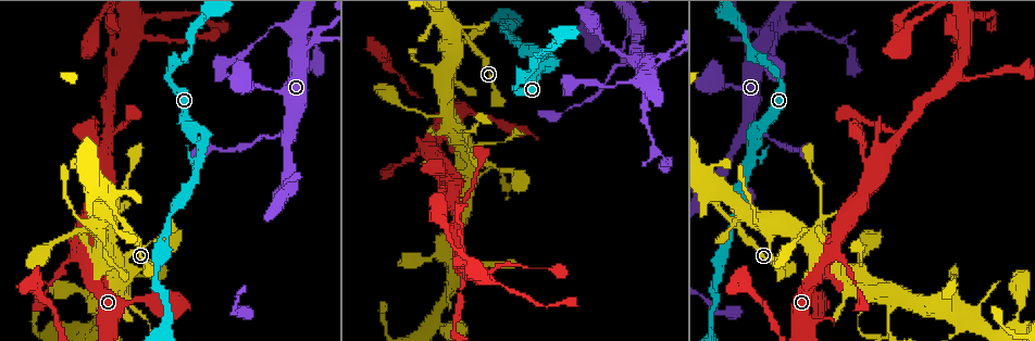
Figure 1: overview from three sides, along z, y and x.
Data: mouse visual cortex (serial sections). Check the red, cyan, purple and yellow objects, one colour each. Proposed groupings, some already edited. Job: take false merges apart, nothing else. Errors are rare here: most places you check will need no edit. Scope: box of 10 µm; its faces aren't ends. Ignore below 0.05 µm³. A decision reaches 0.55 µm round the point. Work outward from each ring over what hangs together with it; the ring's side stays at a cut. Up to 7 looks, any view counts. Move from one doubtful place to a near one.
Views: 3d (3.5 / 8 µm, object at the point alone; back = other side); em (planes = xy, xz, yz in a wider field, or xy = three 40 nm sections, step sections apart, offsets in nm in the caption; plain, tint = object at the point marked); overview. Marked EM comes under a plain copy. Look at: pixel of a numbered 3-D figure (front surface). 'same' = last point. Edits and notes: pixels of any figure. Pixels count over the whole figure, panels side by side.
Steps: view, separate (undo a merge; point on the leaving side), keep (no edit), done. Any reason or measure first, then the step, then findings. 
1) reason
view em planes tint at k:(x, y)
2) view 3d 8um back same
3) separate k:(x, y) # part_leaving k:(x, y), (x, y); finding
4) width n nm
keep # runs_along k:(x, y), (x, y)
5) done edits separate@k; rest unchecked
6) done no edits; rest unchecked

a narrow waist
view 3d 3.5um at 1:(756, 151)

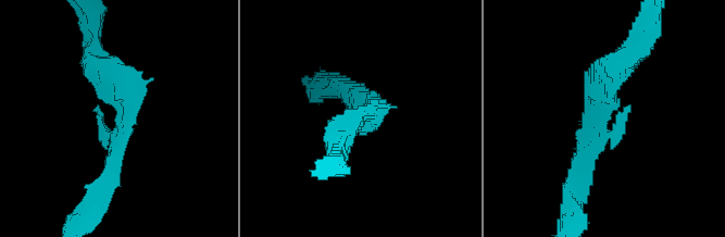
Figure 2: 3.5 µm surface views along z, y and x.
arm_widths 200, 300 nm; need the tissue
view em planes tint at 2:(607, 118)

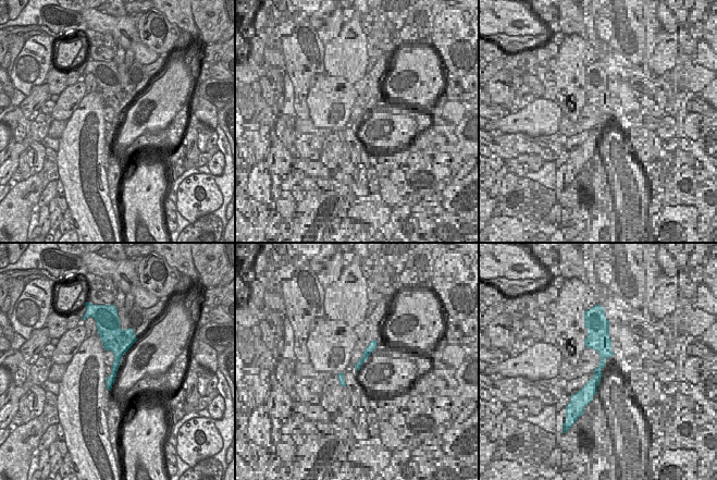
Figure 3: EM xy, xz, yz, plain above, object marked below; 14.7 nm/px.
keep # runs_along 2:(627, 58), (575, 178); continuous, no second cell

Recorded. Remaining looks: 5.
arms part here
view 3d 3.5um at 1:(289, 131)

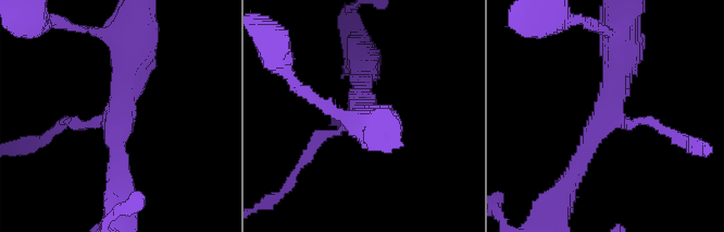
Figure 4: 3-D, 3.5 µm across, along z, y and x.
arms 3; arm_widths 150, 250, 450 nm; shape alone is not enough
view em xy step 2 tint at 4:(118, 109)

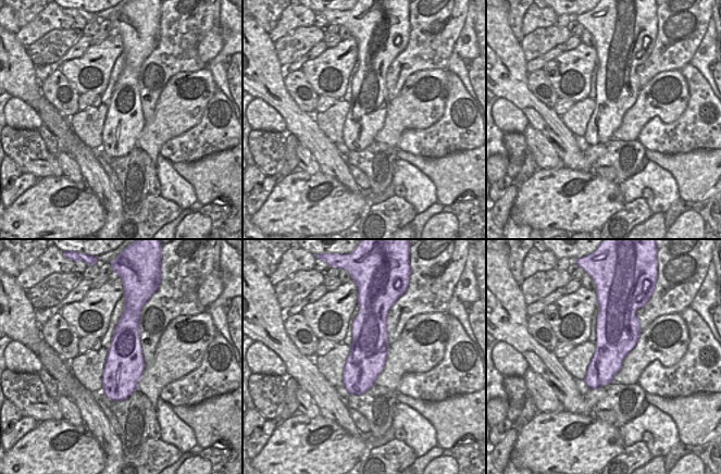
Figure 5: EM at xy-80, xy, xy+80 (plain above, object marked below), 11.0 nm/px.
view em xy step 1 tint same

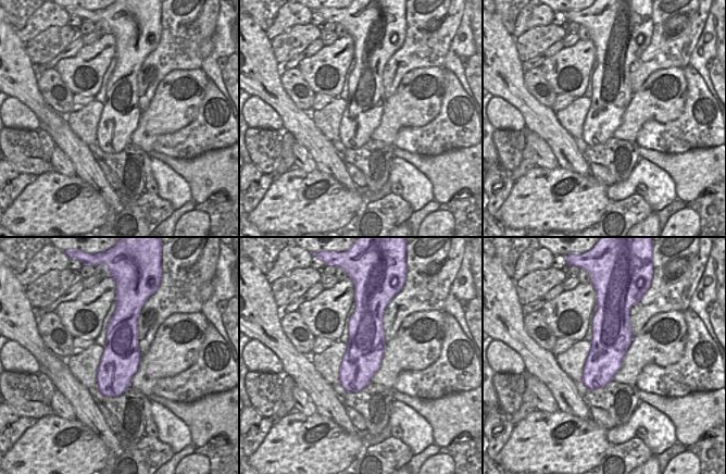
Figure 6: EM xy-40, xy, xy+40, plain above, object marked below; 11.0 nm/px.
width 420 nm
keep # runs_along 4:(620, 24), (611, 108), (575, 171); all the same cell

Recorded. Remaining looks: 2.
sudden change in width
view 3d 3.5um at 1:(317, 39)

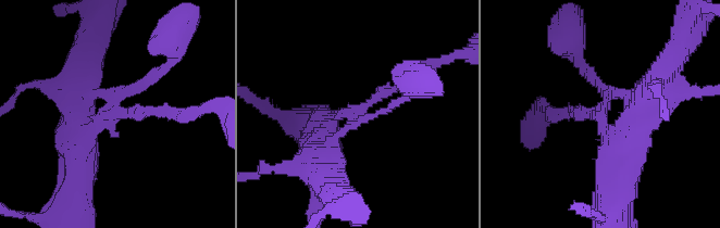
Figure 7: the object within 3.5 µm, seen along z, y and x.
arms 3; arm_widths 150, 150, 450 nm
view em xy step 2 tint at 7:(109, 113)

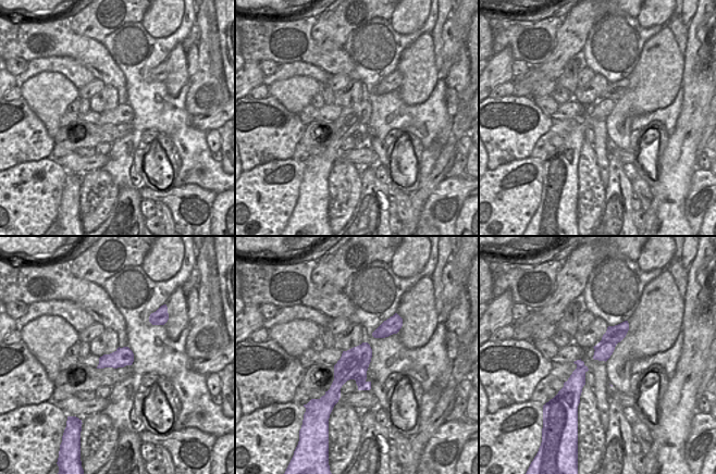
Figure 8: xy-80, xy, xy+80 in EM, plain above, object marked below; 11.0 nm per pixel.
keep # runs_along 7:(77, 166), (114, 99), (158, 73); one cell here

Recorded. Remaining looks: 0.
done no edits; rest unchecked

